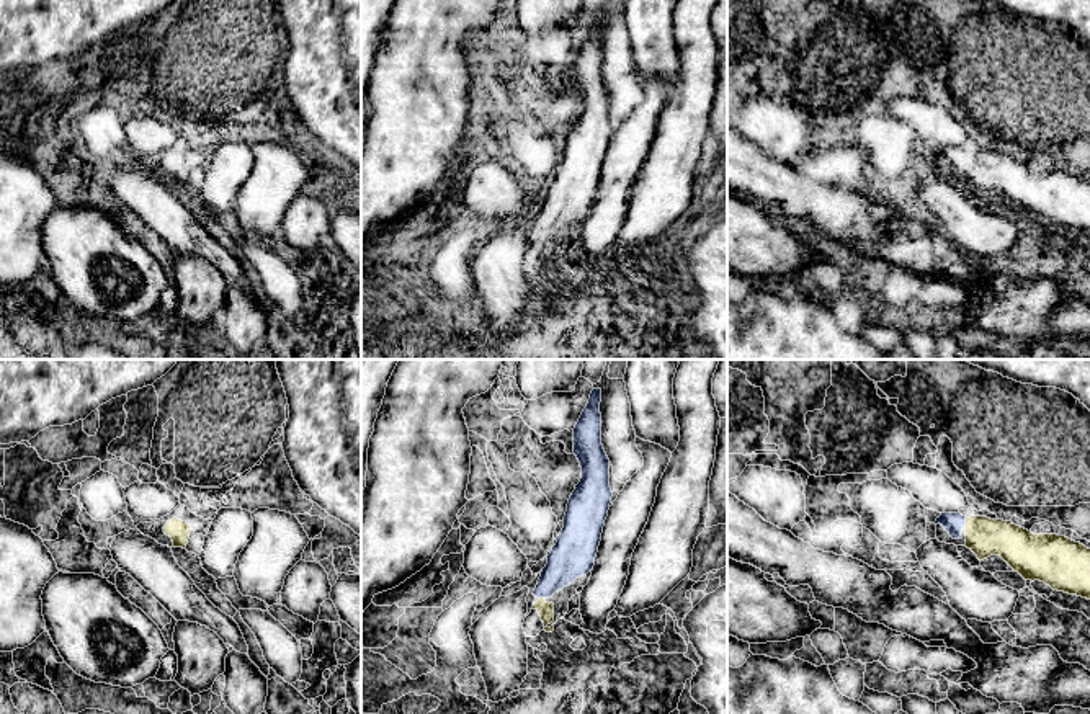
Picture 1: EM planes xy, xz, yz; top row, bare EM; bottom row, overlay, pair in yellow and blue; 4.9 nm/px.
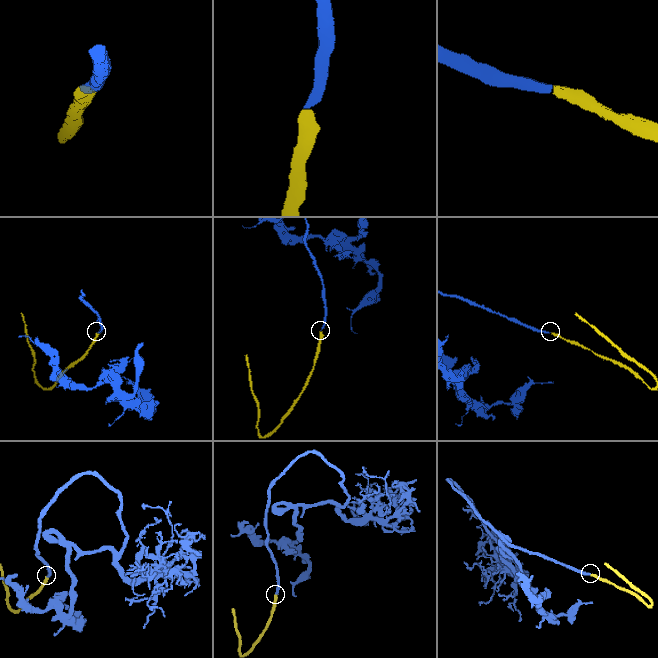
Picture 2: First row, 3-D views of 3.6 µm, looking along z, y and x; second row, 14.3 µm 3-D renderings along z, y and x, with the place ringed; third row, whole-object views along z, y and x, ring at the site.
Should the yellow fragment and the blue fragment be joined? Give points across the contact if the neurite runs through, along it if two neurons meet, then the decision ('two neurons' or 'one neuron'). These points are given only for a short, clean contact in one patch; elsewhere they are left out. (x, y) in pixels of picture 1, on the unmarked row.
across yz (984, 170), (966, 156), (953, 157) | one neuron

